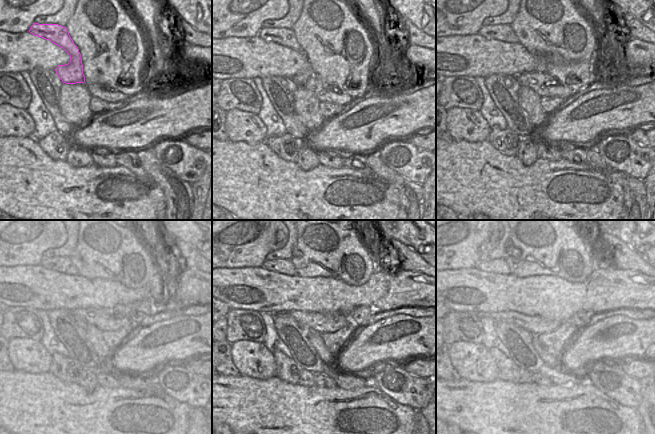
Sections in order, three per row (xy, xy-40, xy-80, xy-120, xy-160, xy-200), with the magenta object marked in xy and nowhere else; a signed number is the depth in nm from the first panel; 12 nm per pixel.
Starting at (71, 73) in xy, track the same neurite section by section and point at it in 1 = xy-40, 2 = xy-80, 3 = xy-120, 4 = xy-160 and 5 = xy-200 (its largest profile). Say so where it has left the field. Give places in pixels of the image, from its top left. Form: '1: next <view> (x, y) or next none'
1: next xy-40 (283, 36)
2: next xy-80 (504, 33)
3: next xy-120 (61, 264)
4: next xy-160 (285, 266)
5: next xy-200 (500, 266)

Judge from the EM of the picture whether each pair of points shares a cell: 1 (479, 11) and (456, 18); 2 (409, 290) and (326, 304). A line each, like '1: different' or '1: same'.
1: same
2: same

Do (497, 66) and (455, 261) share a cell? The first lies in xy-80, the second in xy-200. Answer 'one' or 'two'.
two

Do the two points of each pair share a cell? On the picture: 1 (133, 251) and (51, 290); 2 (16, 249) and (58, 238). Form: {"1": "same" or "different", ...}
{"1": "different", "2": "same"}

